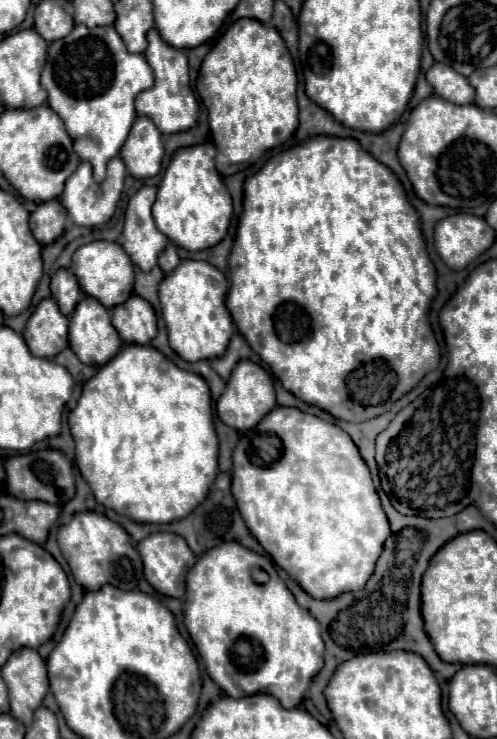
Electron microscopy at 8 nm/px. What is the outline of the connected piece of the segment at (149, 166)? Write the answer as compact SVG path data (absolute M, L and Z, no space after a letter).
M138 116L122 150L120 158L126 164L126 170L134 178L152 178L162 168L164 144L162 134L154 122L146 116Z

